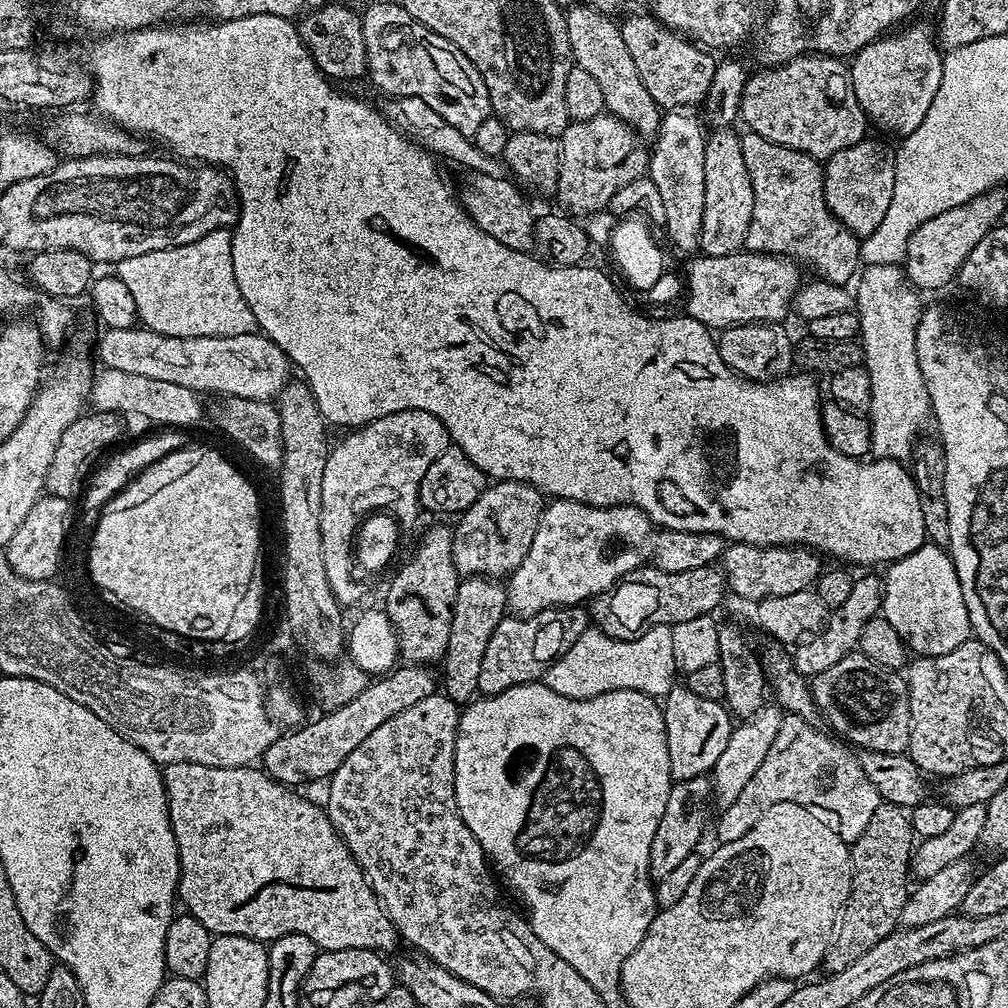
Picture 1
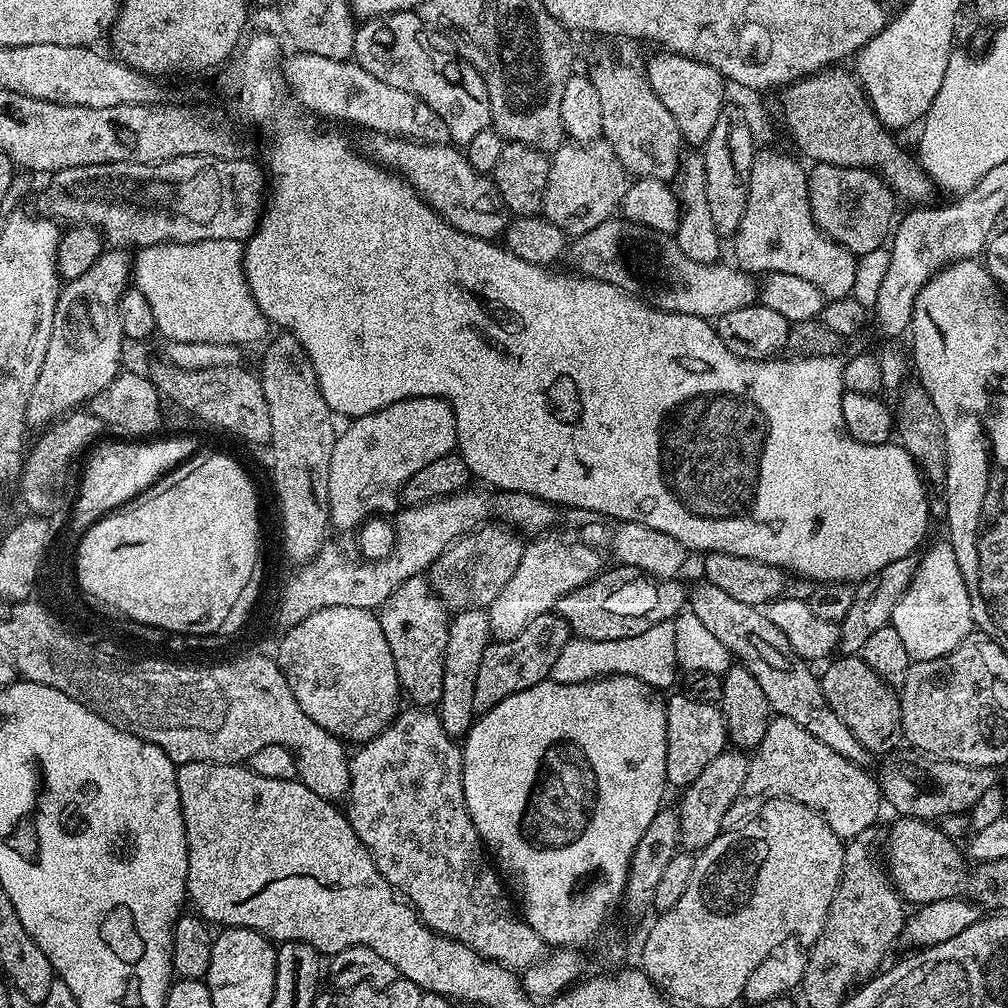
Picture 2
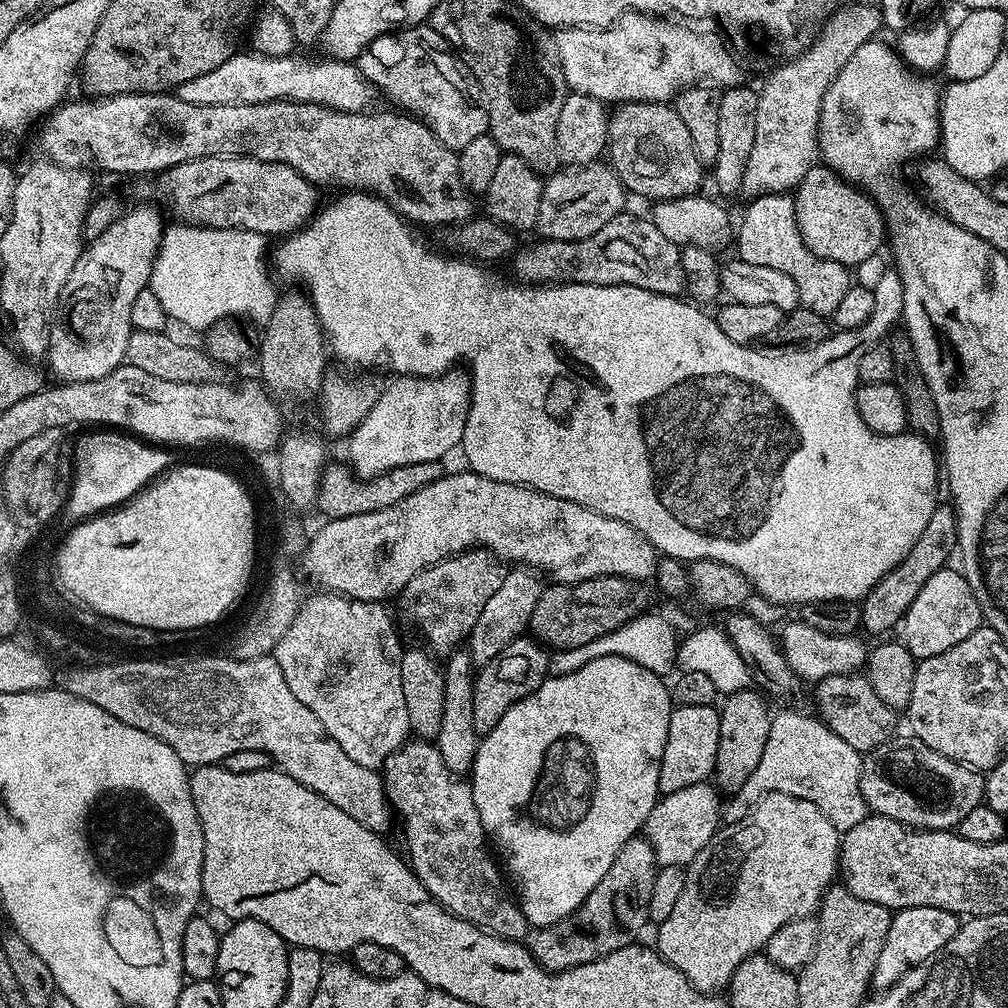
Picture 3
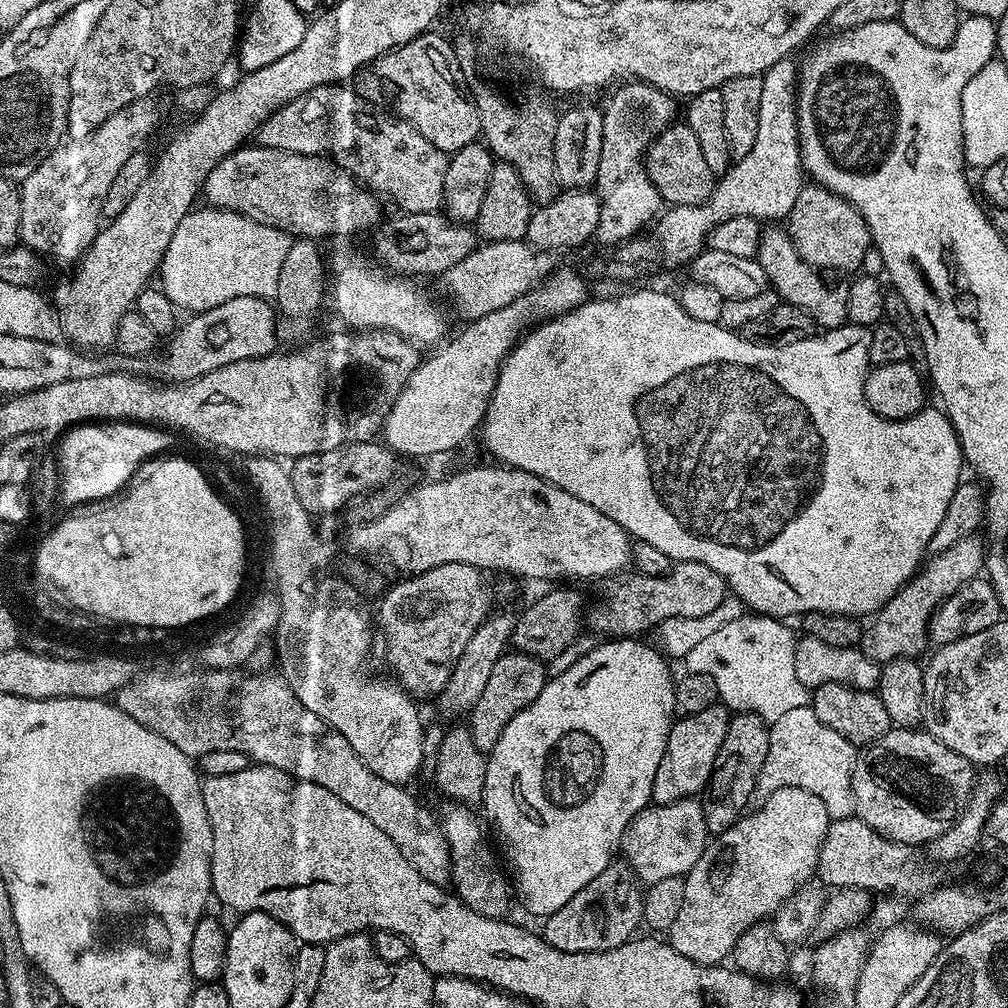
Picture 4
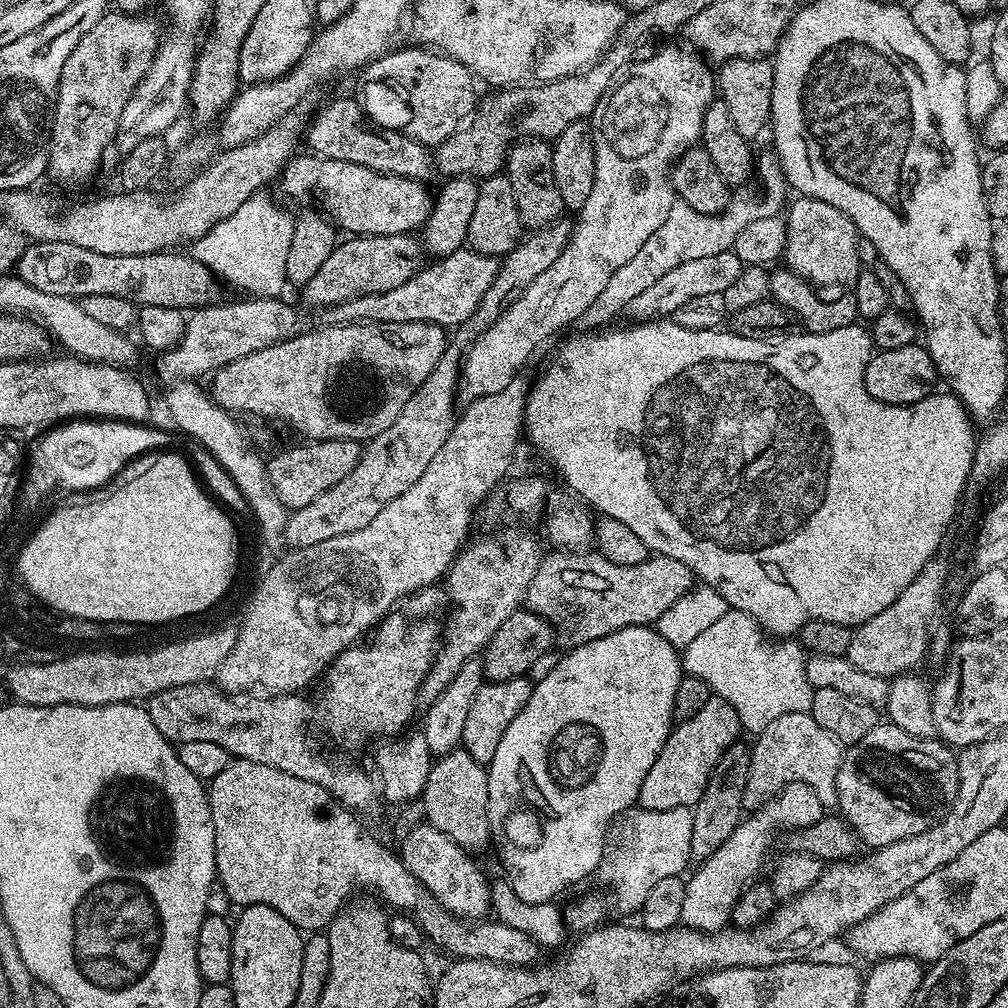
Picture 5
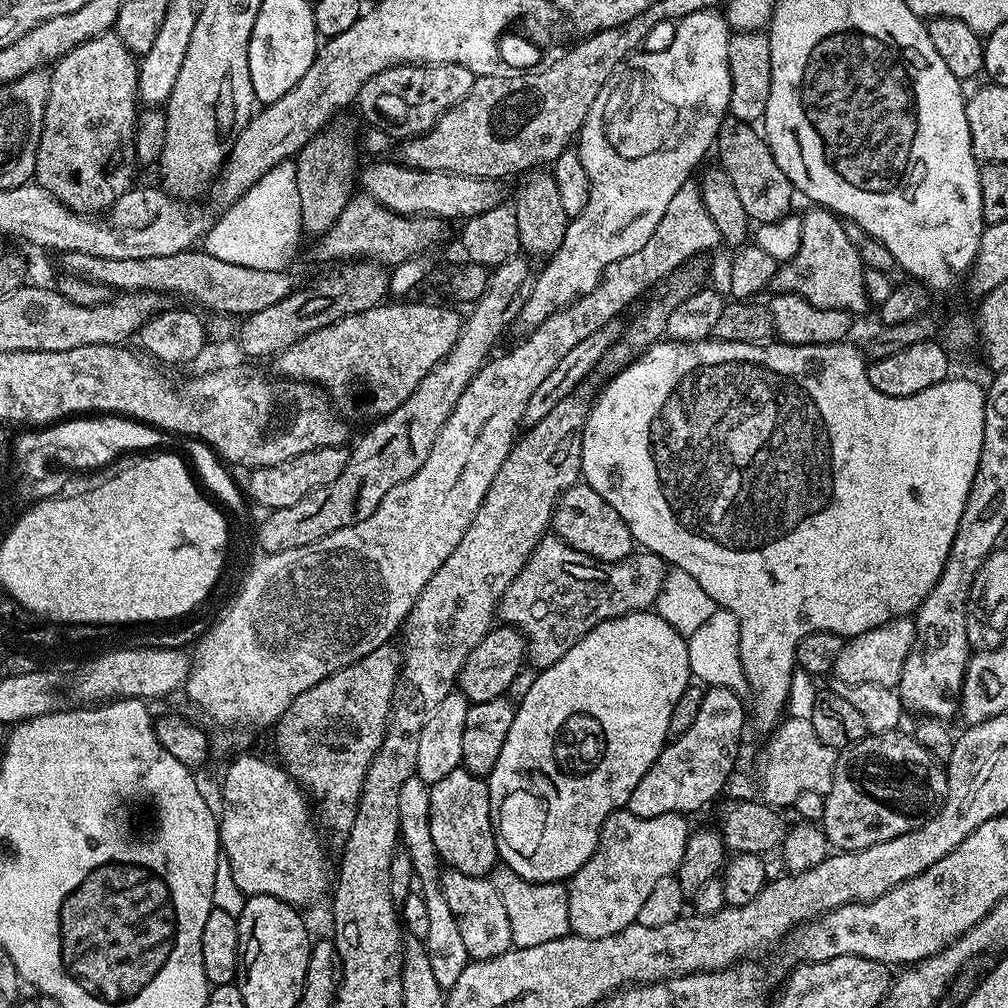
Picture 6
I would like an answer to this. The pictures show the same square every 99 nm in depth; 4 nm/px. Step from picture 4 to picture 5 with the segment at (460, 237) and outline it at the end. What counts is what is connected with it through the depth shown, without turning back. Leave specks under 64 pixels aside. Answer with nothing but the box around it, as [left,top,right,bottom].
[302,234,426,310]

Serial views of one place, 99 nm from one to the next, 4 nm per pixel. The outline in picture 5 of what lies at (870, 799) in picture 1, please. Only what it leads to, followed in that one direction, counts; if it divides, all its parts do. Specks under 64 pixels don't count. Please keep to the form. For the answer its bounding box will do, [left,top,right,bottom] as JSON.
[744,712,842,813]

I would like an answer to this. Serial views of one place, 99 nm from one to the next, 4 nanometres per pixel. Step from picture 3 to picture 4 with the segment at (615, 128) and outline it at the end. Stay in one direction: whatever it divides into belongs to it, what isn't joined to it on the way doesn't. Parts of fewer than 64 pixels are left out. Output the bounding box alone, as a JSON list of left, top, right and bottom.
[646,123,718,206]

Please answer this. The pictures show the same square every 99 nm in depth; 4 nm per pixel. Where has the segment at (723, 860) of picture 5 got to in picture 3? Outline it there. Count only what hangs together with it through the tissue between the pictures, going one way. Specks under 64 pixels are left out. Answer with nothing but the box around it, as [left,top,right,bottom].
[654,792,841,994]

